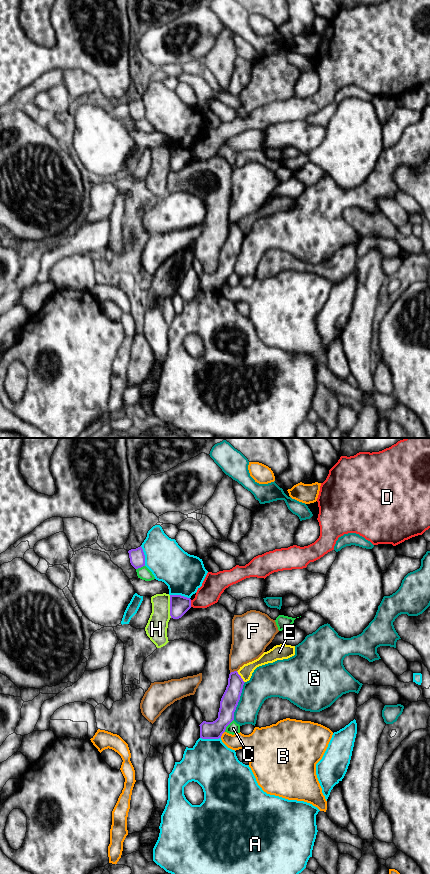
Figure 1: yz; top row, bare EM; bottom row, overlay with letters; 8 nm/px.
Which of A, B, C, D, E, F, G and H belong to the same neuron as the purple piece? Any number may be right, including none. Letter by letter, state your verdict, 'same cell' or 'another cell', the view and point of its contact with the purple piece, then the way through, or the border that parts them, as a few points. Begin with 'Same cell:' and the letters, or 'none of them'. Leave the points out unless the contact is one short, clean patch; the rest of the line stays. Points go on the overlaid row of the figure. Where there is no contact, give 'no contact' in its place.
Same cell: none of them
A: another cell; meets purple in yz at (210, 738)
B: another cell; meets purple in yz at (222, 733)
C: another cell; meets purple in yz at (228, 724)
D: another cell; meets purple in yz at (190, 603)
E: another cell; meets purple in yz at (240, 677); border along yz (236, 671), (244, 682)
F: another cell; meets purple in yz at (234, 671)
G: another cell; meets purple in yz at (238, 701); border along yz (245, 682), (233, 719)
H: another cell; meets purple in yz at (170, 606)

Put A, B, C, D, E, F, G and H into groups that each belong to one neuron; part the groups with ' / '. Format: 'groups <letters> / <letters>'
groups A / B / C / D / E / F / G / H

